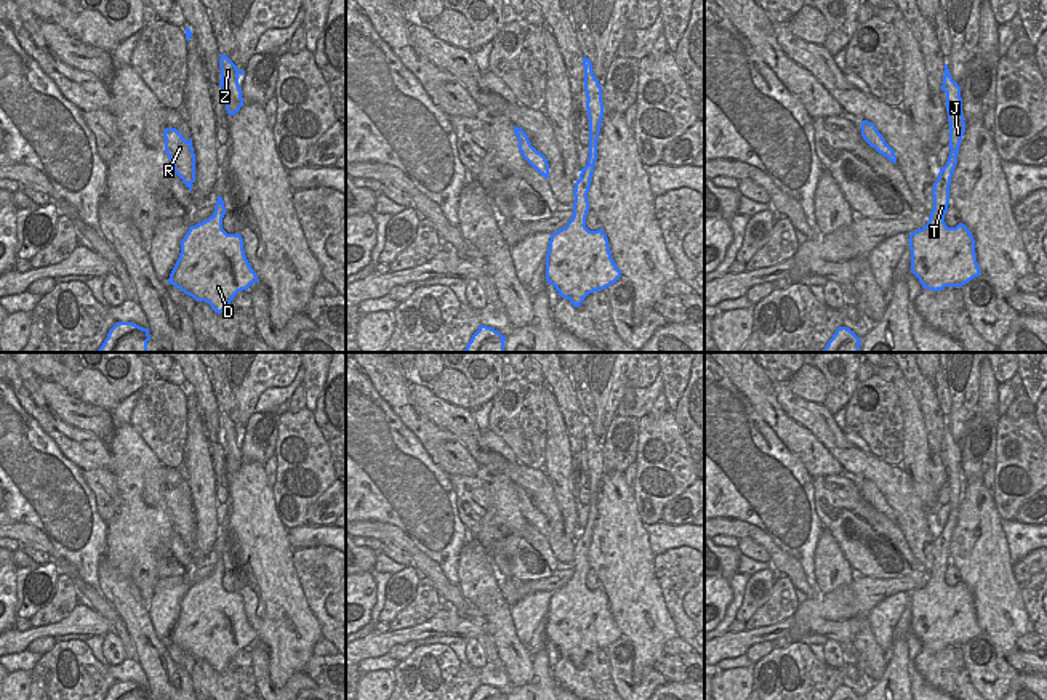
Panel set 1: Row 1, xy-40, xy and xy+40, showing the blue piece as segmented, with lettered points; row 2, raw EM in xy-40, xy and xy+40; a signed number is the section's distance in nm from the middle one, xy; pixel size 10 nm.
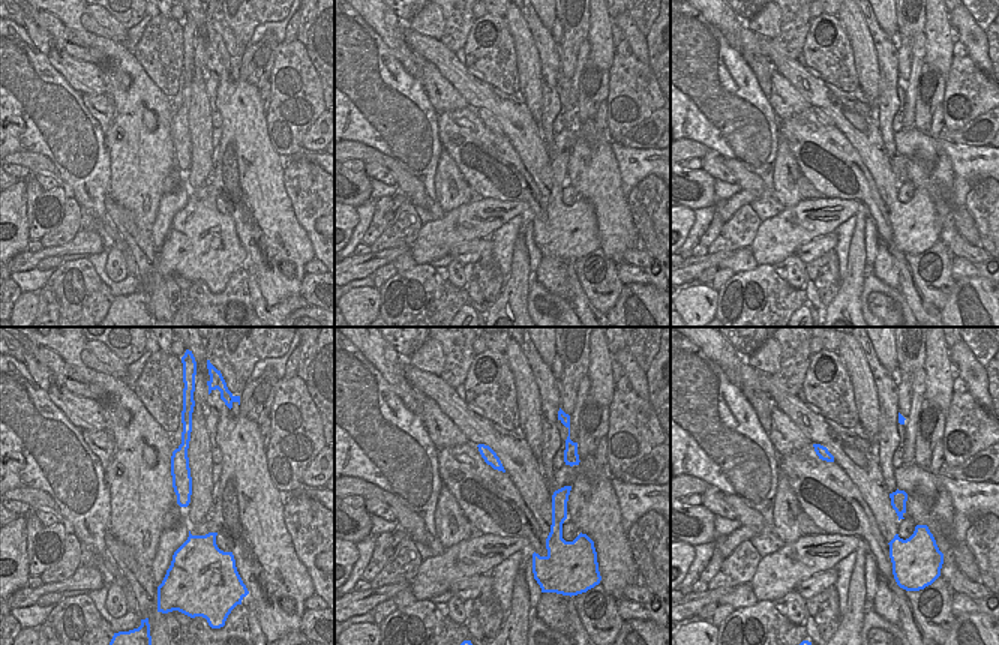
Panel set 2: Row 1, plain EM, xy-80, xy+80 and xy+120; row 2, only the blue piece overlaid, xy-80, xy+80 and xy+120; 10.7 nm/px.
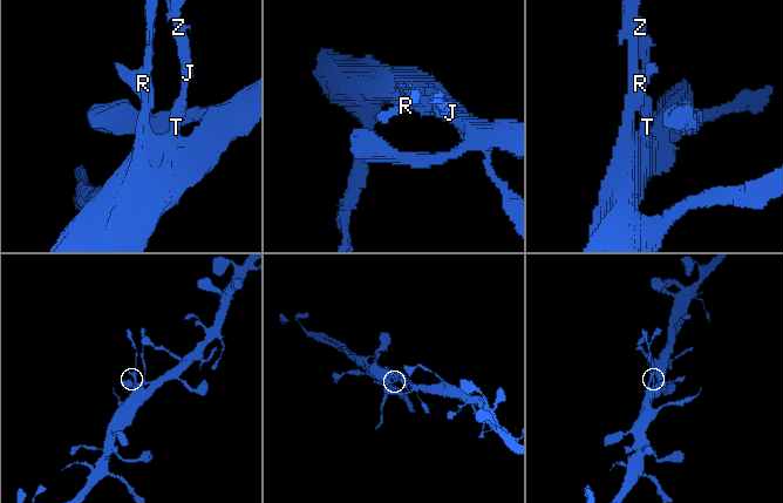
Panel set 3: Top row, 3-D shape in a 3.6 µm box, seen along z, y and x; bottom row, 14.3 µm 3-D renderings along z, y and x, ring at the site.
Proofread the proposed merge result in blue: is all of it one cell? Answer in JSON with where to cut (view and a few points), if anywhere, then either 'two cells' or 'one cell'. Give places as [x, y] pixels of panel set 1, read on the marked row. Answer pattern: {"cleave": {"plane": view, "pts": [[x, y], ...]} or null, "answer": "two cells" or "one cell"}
{"cleave": {"plane": "xy+40", "pts": [[950, 143], [958, 149]]}, "answer": "two cells"}

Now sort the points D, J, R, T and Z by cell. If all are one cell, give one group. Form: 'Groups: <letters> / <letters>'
Groups: D R T / J Z

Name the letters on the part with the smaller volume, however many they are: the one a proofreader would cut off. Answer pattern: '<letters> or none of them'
J, Z

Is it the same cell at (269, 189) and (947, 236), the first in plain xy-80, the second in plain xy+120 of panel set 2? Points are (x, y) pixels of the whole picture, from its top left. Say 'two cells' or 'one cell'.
one cell

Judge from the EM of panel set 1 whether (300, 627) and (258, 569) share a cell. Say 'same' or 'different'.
same

